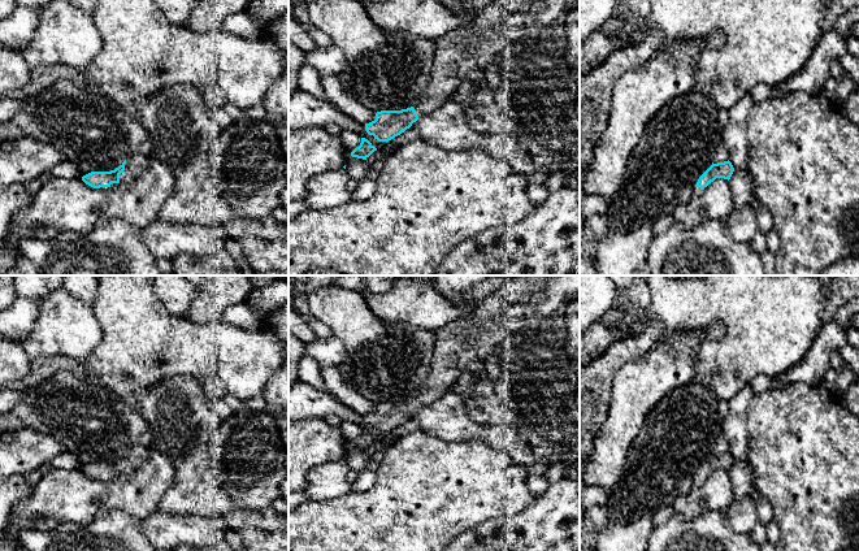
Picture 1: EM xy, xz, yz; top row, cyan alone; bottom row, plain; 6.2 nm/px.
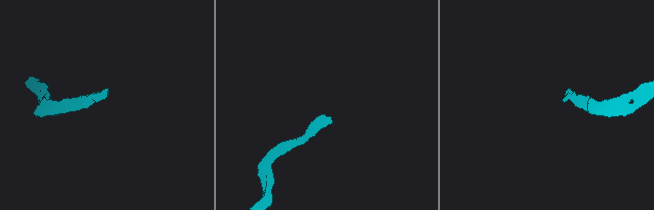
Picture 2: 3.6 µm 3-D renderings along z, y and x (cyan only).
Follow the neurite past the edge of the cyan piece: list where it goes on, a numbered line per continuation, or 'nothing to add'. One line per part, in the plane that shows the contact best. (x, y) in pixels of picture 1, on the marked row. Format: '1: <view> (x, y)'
1: xy (135, 164)

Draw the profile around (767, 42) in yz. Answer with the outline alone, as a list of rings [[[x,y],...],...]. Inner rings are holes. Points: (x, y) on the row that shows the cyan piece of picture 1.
[[[650,0],[651,13],[646,25],[632,35],[629,44],[639,44],[651,30],[664,35],[660,48],[684,42],[699,40],[717,30],[725,43],[719,48],[704,48],[695,60],[697,87],[719,108],[730,109],[759,83],[775,87],[786,82],[808,61],[823,35],[827,12],[825,0]]]

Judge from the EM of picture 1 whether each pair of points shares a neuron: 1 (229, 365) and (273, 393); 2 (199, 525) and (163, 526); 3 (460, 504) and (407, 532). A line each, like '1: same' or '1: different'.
1: different
2: same
3: same

